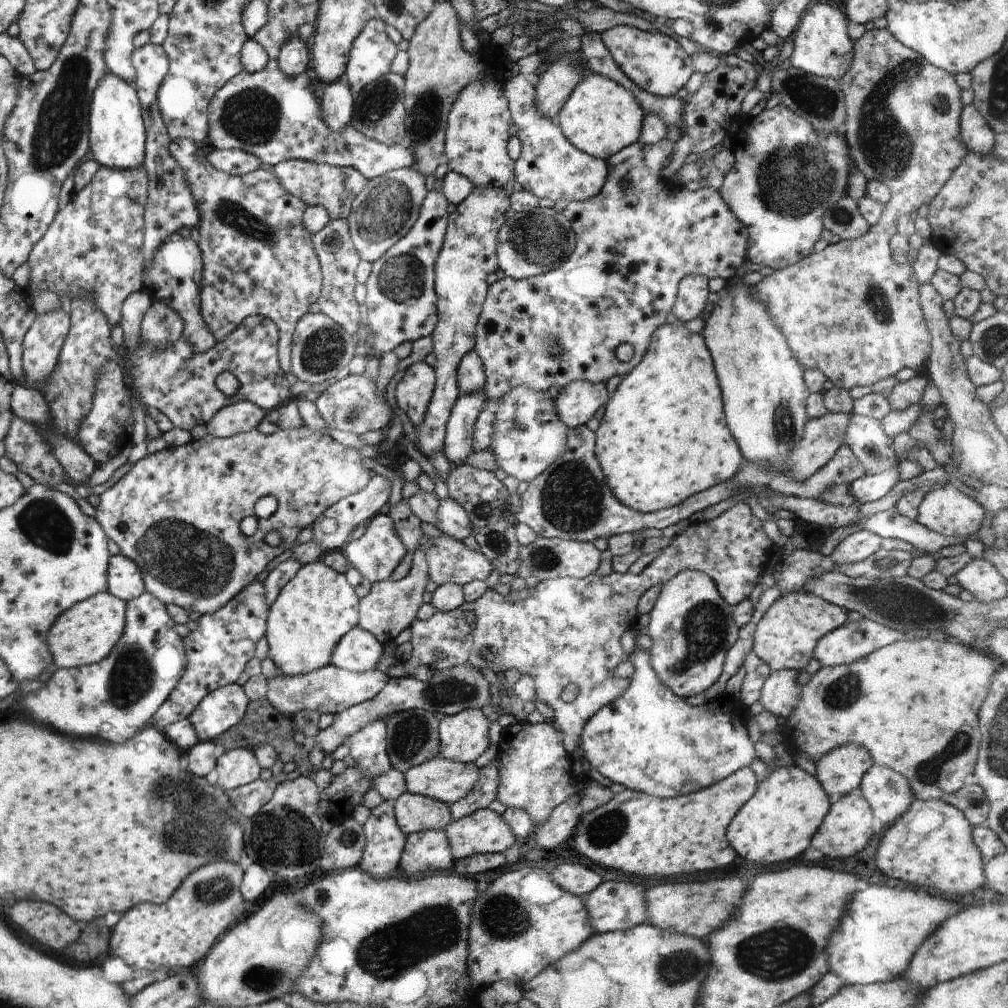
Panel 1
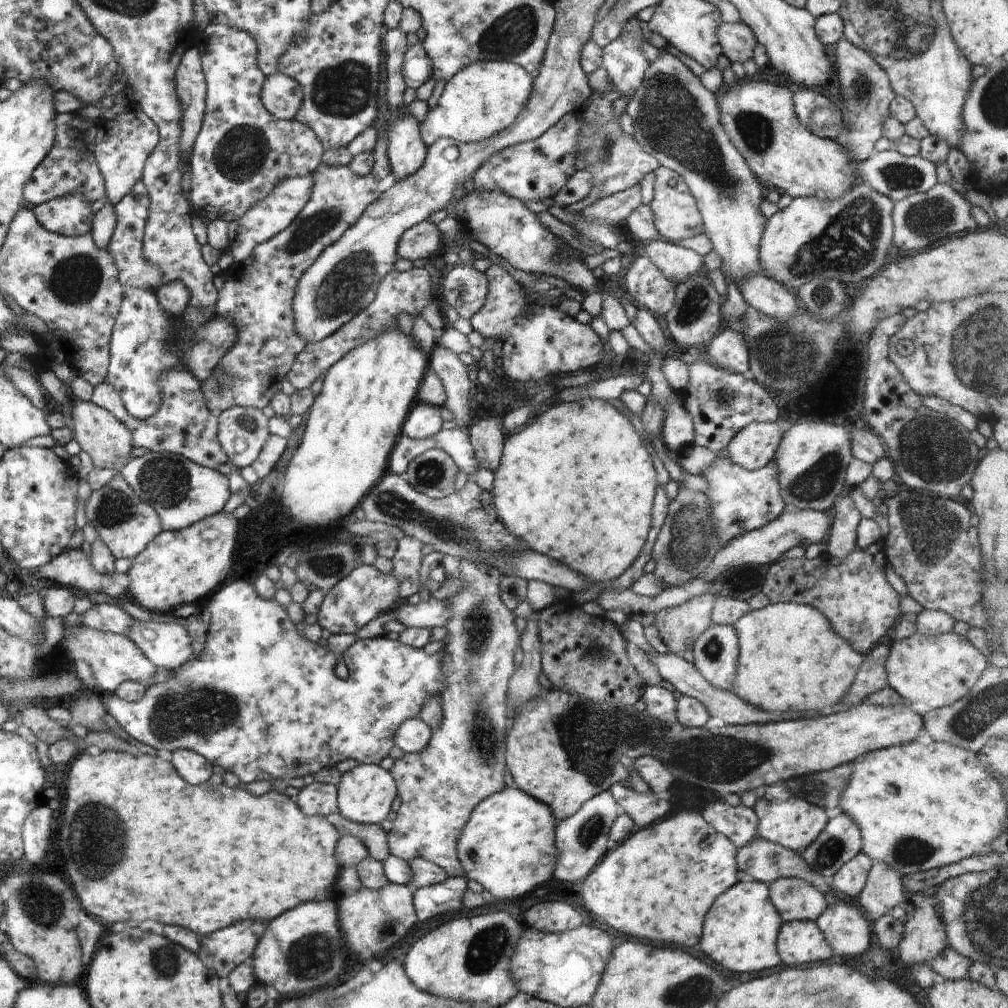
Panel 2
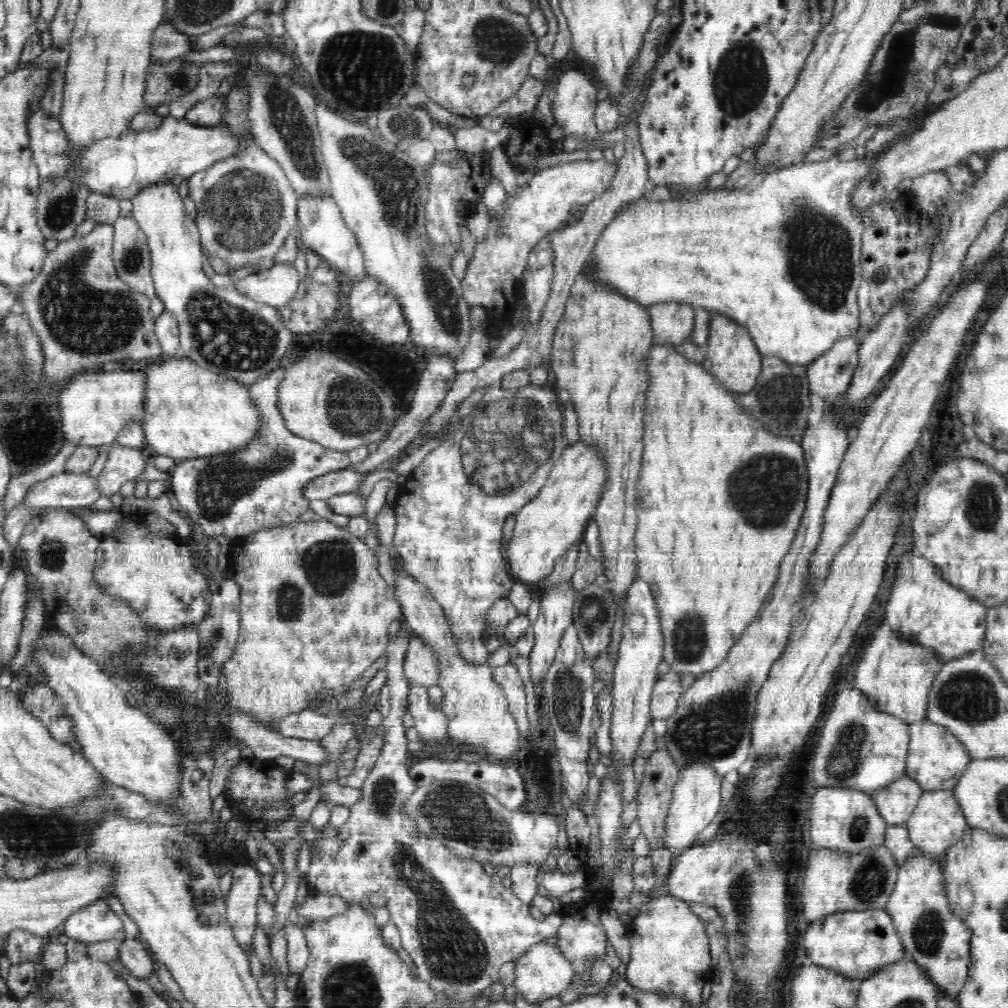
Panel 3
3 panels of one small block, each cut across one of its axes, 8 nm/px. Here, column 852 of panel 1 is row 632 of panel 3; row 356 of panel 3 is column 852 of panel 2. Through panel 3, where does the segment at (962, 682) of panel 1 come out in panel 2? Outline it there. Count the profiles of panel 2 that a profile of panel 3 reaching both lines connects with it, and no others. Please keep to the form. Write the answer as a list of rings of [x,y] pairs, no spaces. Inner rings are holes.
[[[799,603],[769,604],[734,622],[739,658],[732,693],[752,706],[780,717],[827,710],[845,698],[855,682],[863,655],[855,652],[815,607]]]

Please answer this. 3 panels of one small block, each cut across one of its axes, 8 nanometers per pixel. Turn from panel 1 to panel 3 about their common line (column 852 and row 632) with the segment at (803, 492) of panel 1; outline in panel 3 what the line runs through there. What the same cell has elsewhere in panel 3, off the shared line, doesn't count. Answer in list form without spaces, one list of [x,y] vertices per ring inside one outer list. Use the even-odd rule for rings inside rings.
[[[552,382],[547,386],[534,387],[527,385],[522,389],[513,389],[510,391],[504,390],[502,386],[488,387],[486,395],[475,407],[475,410],[467,414],[462,419],[462,422],[458,424],[458,428],[450,434],[448,440],[425,456],[420,465],[407,476],[405,483],[399,486],[395,507],[393,508],[397,522],[393,537],[394,549],[396,549],[396,552],[401,557],[401,562],[404,564],[403,569],[412,578],[415,578],[420,584],[423,584],[434,597],[434,600],[442,607],[444,616],[448,619],[448,625],[452,629],[452,635],[454,635],[454,639],[457,641],[459,647],[458,653],[464,659],[468,660],[468,663],[479,665],[487,662],[488,656],[491,653],[488,652],[481,639],[484,630],[484,618],[486,618],[488,611],[495,607],[498,600],[506,598],[510,592],[510,588],[515,583],[510,579],[508,564],[506,564],[502,528],[504,528],[504,524],[506,524],[506,520],[510,516],[518,515],[518,512],[528,502],[531,502],[538,496],[540,490],[546,484],[546,480],[548,480],[552,467],[556,464],[562,451],[569,445],[566,436],[563,434],[565,419],[563,418],[562,409],[563,405],[559,400],[558,389]]]

